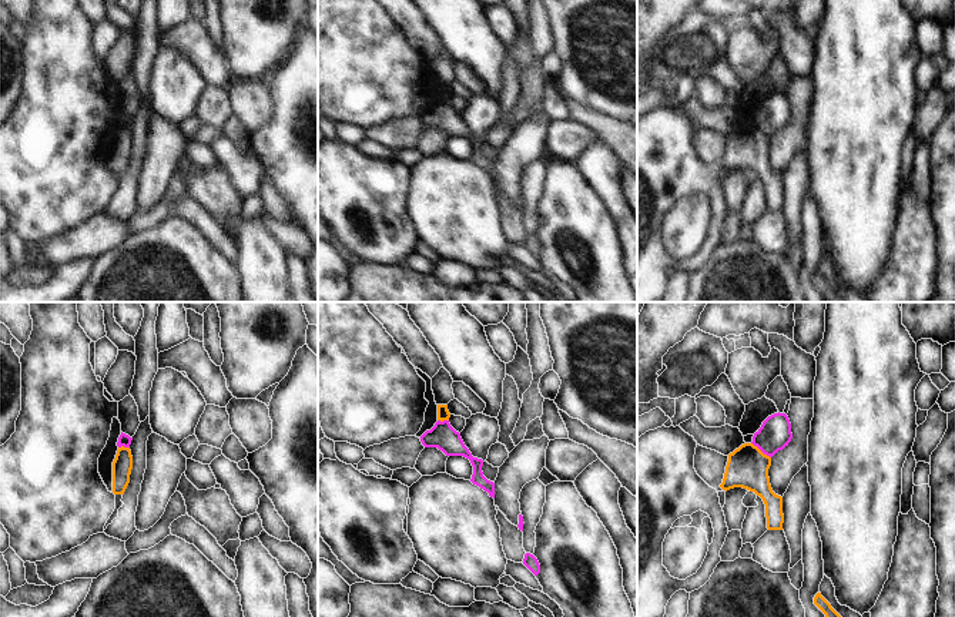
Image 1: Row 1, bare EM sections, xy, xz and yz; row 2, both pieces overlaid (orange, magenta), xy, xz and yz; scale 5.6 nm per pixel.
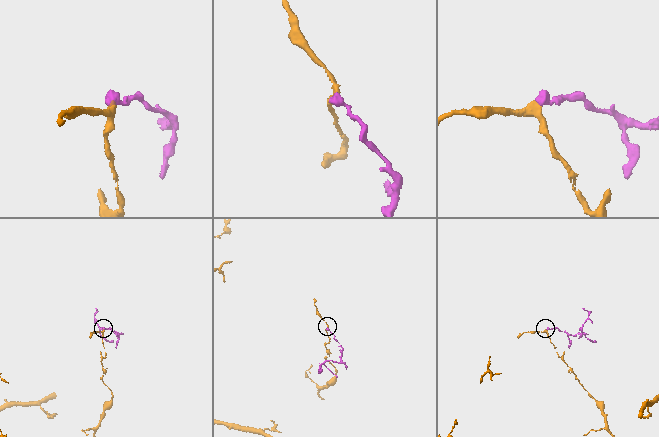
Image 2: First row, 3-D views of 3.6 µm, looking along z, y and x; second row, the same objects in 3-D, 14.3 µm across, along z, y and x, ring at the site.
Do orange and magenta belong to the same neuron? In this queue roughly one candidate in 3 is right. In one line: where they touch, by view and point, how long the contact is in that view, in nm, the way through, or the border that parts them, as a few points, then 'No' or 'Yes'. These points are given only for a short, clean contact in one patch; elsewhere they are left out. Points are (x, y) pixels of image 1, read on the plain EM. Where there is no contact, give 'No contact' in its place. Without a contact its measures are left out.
Touches orange at yz (760, 131). Shared border 140 nm. Boundary: yz (751, 123), (770, 138). No.

